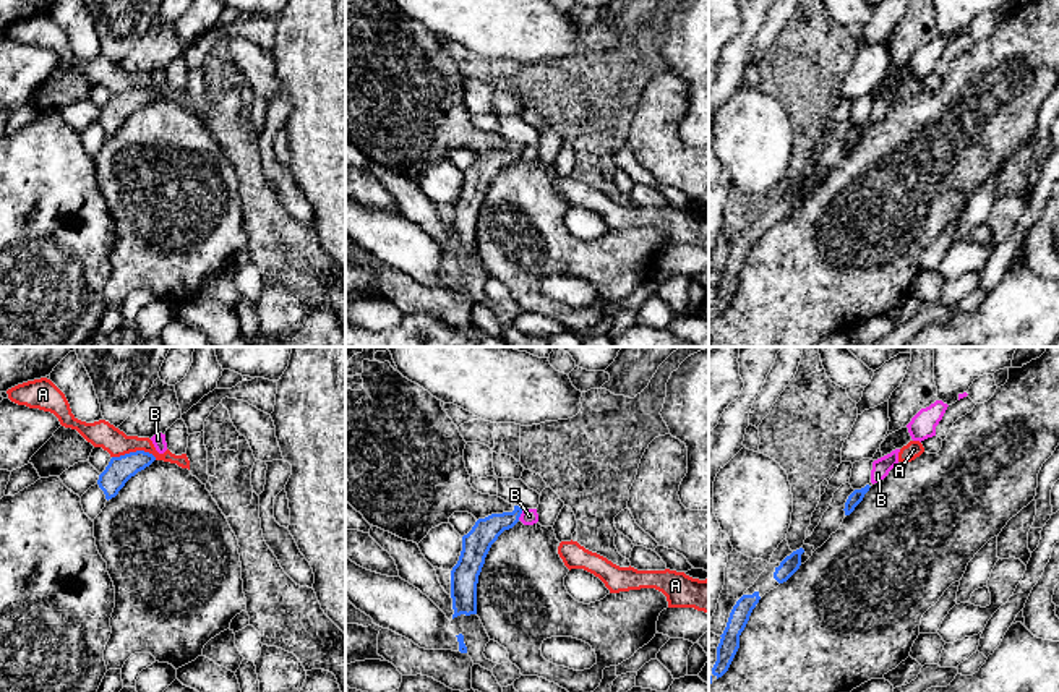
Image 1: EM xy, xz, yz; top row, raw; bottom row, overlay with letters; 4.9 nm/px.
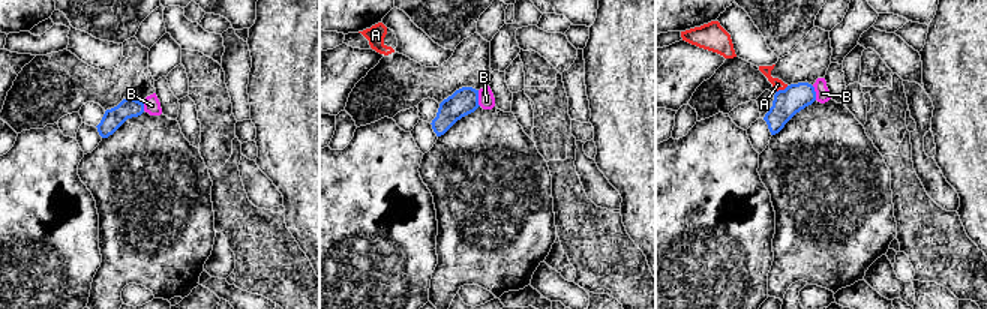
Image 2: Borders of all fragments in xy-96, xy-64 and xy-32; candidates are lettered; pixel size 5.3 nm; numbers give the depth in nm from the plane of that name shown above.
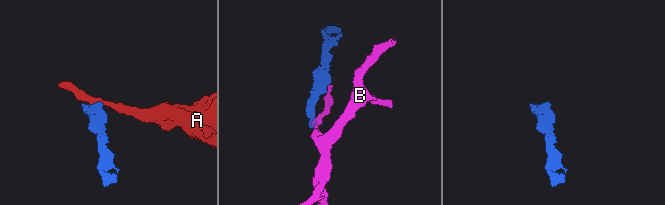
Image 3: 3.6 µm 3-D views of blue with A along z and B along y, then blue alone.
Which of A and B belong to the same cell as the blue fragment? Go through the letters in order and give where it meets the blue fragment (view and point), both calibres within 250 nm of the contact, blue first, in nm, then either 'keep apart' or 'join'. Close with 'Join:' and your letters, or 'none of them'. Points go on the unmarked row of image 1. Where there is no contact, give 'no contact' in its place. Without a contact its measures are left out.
A: meets blue in xy at (135, 89); 130 nm thick on the blue side, 130 nm on the other; keep apart
B: meets blue in xz at (521, 149); 140 nm thick on the blue side, 80 nm on the other; keep apart
Join: none of them

